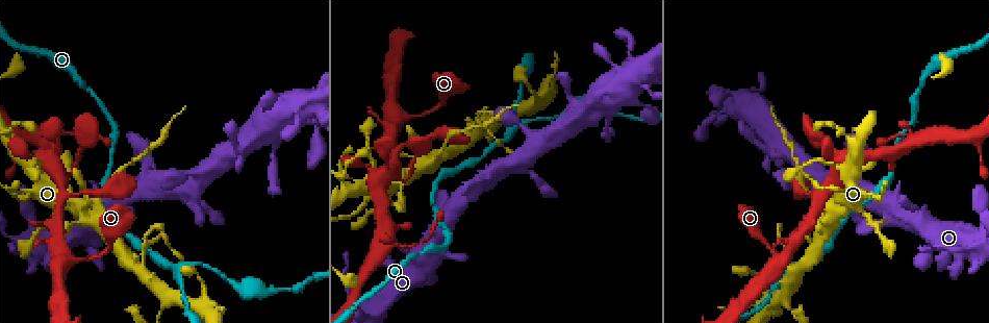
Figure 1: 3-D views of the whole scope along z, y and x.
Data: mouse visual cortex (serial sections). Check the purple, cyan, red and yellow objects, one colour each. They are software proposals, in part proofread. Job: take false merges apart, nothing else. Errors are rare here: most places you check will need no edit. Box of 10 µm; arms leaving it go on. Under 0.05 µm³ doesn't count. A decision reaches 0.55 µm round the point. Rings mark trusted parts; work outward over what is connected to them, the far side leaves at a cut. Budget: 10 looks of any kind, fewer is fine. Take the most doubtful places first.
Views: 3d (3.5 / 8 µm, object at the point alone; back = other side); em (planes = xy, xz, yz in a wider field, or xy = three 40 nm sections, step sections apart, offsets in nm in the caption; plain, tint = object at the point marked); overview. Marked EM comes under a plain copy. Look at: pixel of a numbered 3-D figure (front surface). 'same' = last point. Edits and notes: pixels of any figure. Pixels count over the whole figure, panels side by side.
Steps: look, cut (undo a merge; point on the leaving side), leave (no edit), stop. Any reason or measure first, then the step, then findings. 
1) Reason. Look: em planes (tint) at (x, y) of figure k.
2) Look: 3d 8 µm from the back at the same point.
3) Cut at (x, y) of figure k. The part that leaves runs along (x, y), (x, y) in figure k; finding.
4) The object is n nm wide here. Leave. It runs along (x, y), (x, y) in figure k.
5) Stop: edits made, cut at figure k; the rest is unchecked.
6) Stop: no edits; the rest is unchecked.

Sudden change in width. Look: 3d 3.5 µm at (438, 155) of figure 1.

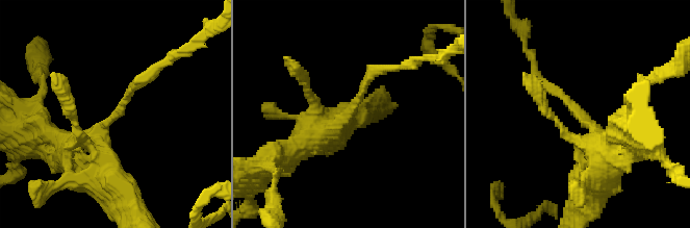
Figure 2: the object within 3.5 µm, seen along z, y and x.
The arms are 150, 300 nm wide. Look: em xy step 5 (tint) at (342, 117) of figure 2.

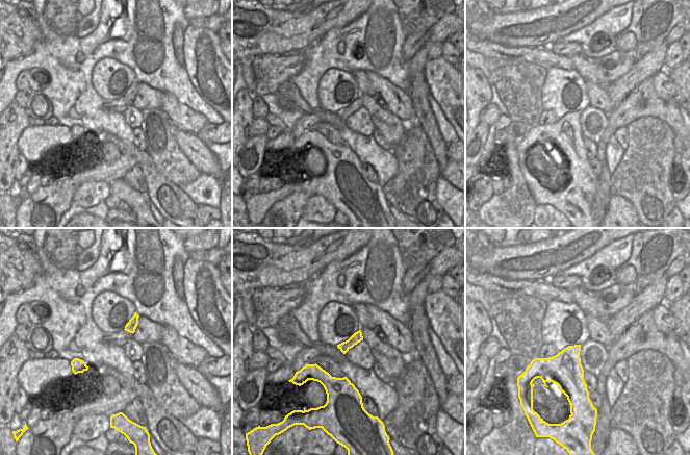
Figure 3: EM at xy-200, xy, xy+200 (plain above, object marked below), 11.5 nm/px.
Cut at (126, 99) of figure 2. The part that leaves runs along (107, 122), (132, 86), (164, 60) in figure 2; two cells meet here.

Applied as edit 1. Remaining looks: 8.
Look: overview.

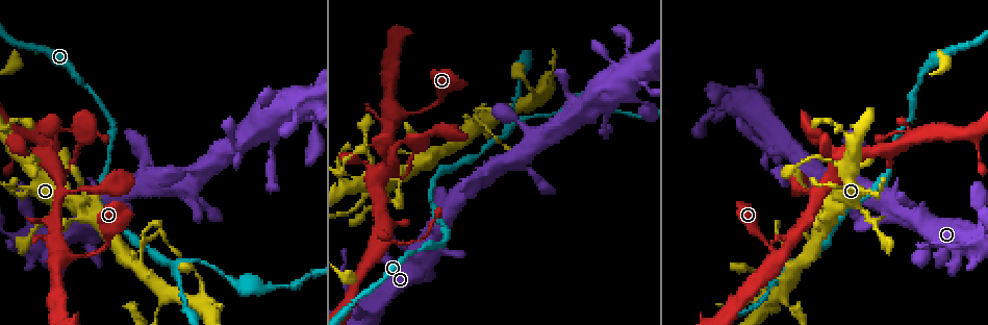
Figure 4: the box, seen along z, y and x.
Three-way junction. Look: 3d 8 µm at (511, 123) of figure 4.

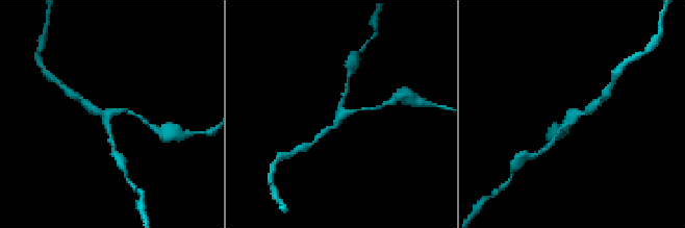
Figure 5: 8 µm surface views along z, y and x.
3 arms meet here; the arms are 150, 150, 200 nm wide. Look: em planes (tint) at the same point.

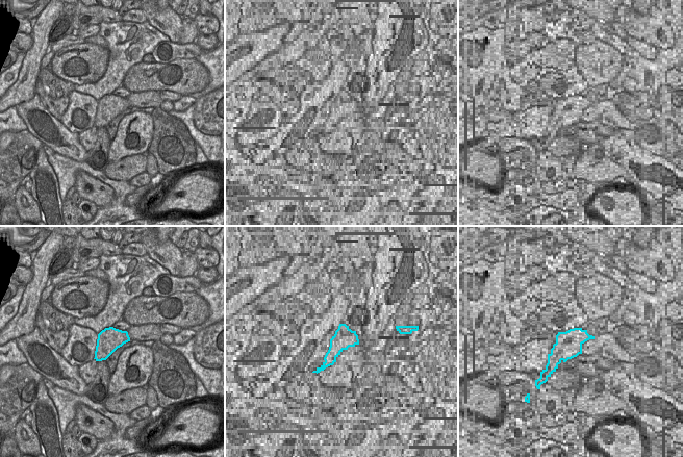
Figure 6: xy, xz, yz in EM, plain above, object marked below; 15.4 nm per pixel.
Leave. It runs along (87, 104), (136, 116) in figure 5; one cell here.

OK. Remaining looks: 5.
Thin neck. Look: 3d 3.5 µm at (425, 110) of figure 4.

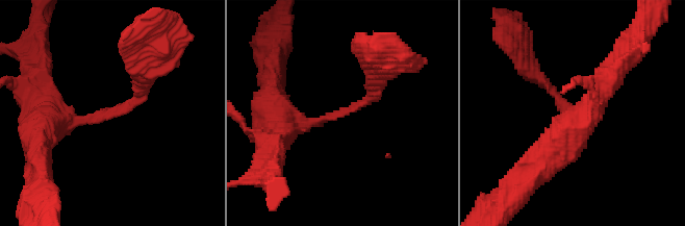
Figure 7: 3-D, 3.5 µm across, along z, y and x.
The arms are 150, 250 nm wide. Look: em xy step 5 (tint) at (345, 110) of figure 7.

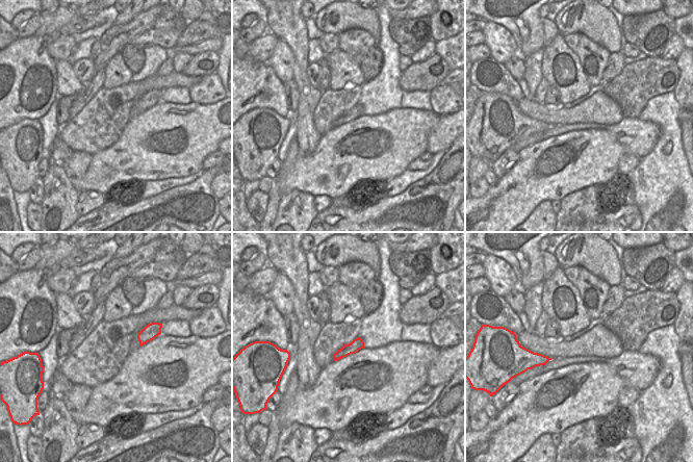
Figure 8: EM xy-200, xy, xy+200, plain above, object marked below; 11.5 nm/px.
Look: em xy step 3 (tint) at the same point.

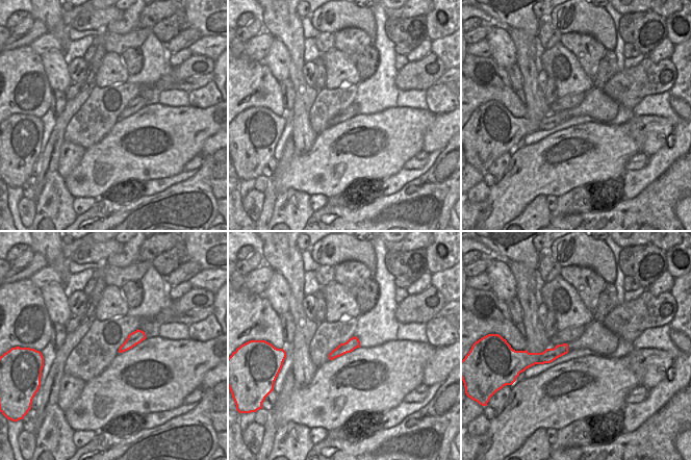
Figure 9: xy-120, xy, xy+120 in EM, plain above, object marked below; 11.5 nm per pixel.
Leave. It runs along (376, 74), (354, 108), (280, 127) in figure 7; all the same cell.

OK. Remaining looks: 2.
A narrow waist. Look: 3d 3.5 µm at (294, 110) of figure 4.

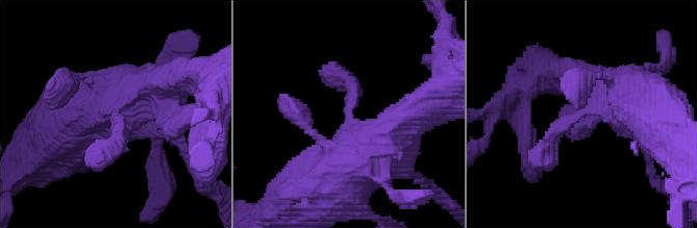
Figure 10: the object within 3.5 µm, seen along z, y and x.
The arms are 250, 700 nm wide; shape alone is not enough. Look: em xy step 1 (tint) at (347, 108) of figure 10.

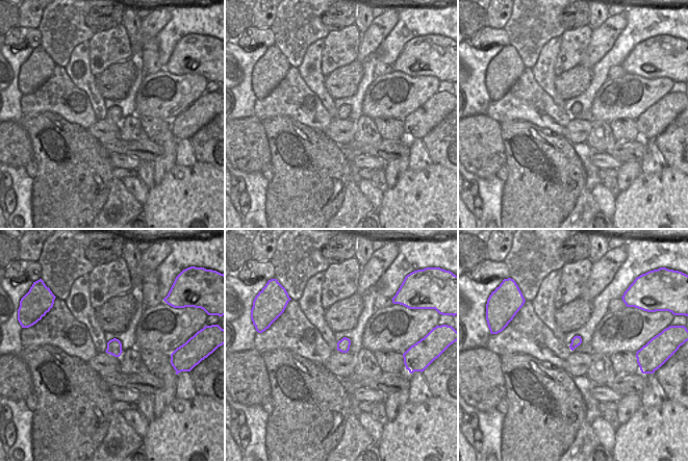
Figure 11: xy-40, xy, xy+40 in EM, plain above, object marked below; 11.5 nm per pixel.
Leave. It runs along (633, 100), (591, 103), (538, 160) in figure 10; one cell here.

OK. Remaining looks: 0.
Stop: edits made, cut at figure 2; the rest is unchecked.

